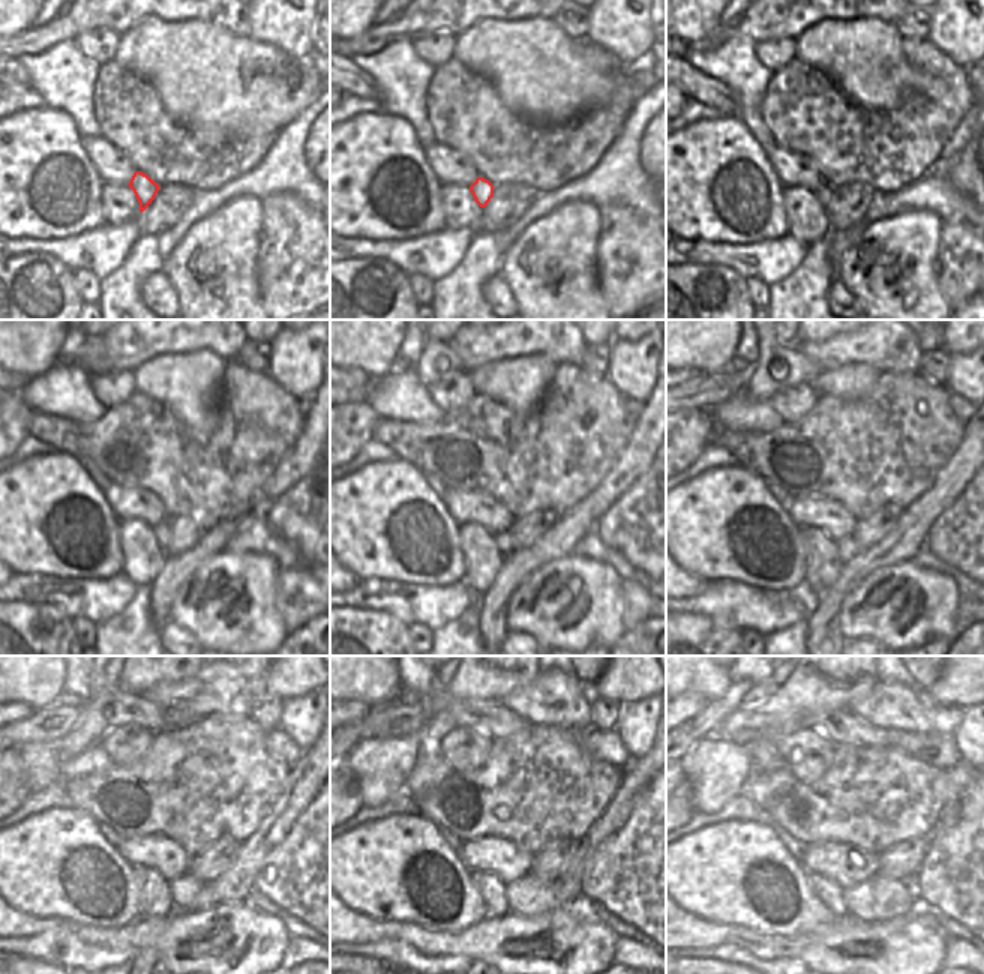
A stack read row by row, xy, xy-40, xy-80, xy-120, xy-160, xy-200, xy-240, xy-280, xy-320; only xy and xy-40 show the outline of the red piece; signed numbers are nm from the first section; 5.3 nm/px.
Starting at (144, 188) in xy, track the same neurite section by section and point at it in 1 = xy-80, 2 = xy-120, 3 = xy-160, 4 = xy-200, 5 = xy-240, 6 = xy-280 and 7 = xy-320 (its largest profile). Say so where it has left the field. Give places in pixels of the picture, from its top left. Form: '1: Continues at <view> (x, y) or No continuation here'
1: Continues at xy-80 (824, 192)
2: Continues at xy-120 (162, 530)
3: Continues at xy-160 (503, 541)
4: Continues at xy-200 (848, 548)
5: Continues at xy-240 (183, 890)
6: Continues at xy-280 (527, 896)
7: Continues at xy-320 (878, 899)

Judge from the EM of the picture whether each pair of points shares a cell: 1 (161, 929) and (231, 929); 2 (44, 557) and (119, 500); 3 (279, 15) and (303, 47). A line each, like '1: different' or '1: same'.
1: same
2: different
3: same

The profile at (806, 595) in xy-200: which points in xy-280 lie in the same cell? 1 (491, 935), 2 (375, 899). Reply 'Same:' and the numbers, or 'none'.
Same: 1

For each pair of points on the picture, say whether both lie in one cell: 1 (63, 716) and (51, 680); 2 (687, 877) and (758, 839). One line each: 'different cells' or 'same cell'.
1: different cells
2: same cell

